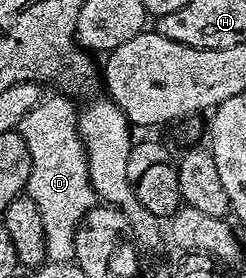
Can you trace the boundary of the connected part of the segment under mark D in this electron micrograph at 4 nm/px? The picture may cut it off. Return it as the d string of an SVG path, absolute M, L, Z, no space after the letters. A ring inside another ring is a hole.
M43 95L24 118L20 118L17 131L24 138L32 158L28 195L40 206L44 221L44 246L47 260L64 262L74 259L74 234L80 218L95 207L94 187L88 178L86 147L78 133L79 109L69 100L69 95Z

